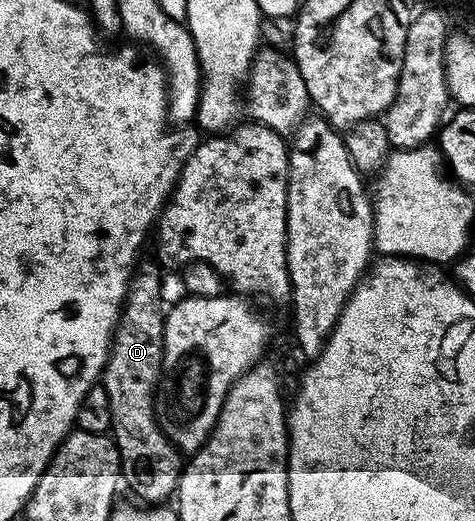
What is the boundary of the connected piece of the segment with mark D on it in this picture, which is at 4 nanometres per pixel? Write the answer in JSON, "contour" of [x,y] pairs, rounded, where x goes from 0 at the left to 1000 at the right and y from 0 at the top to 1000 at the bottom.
{"contour":[[[299,501],[278,526],[213,727],[213,739],[229,760],[229,833],[248,862],[261,931],[269,931],[286,954],[282,958],[303,969],[354,962],[352,956],[358,950],[362,954],[375,935],[385,896],[383,873],[354,846],[331,800],[331,747],[341,727],[349,597],[339,522],[326,505]]]}

